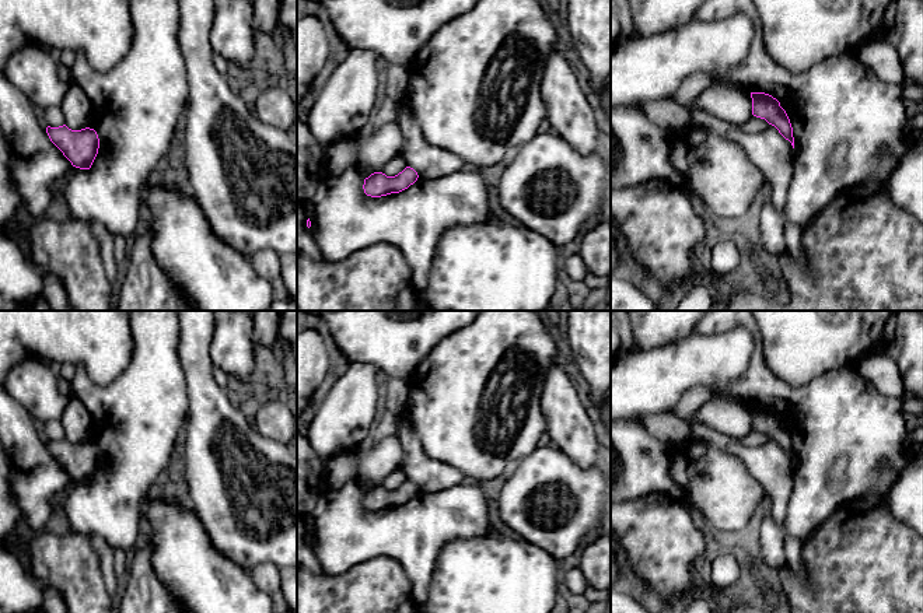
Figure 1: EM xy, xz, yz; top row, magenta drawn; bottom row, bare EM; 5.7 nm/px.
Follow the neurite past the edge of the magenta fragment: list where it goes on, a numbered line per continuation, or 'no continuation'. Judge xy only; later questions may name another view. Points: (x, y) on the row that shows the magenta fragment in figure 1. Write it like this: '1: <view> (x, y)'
no continuation

